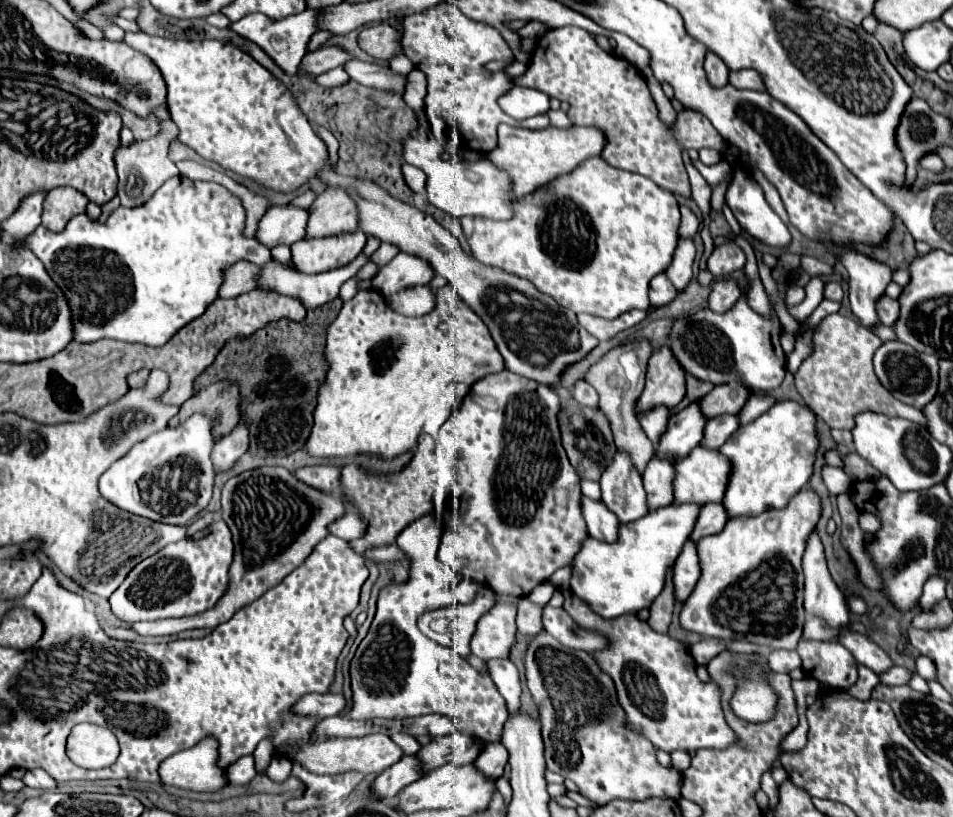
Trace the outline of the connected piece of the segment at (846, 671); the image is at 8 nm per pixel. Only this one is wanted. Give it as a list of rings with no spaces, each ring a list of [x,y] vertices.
[[[799,641],[797,651],[803,659],[807,677],[835,689],[849,689],[857,681],[857,661],[841,643]]]

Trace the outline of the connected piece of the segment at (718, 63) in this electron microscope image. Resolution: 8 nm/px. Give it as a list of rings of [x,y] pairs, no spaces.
[[[707,53],[705,57],[705,71],[707,71],[707,79],[713,87],[725,87],[727,77],[729,77],[729,69],[727,65],[715,55],[715,53]]]

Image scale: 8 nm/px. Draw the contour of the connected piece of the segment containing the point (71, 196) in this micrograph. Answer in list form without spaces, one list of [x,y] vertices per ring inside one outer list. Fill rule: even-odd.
[[[57,187],[47,193],[43,203],[43,227],[63,231],[65,223],[79,213],[85,213],[89,199],[71,187]]]

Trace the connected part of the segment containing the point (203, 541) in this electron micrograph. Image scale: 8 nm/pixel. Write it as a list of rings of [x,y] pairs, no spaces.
[[[221,517],[209,529],[193,537],[171,543],[147,557],[125,577],[109,597],[113,613],[125,623],[155,621],[167,617],[187,617],[213,609],[229,587],[229,565],[233,561],[231,531]]]

